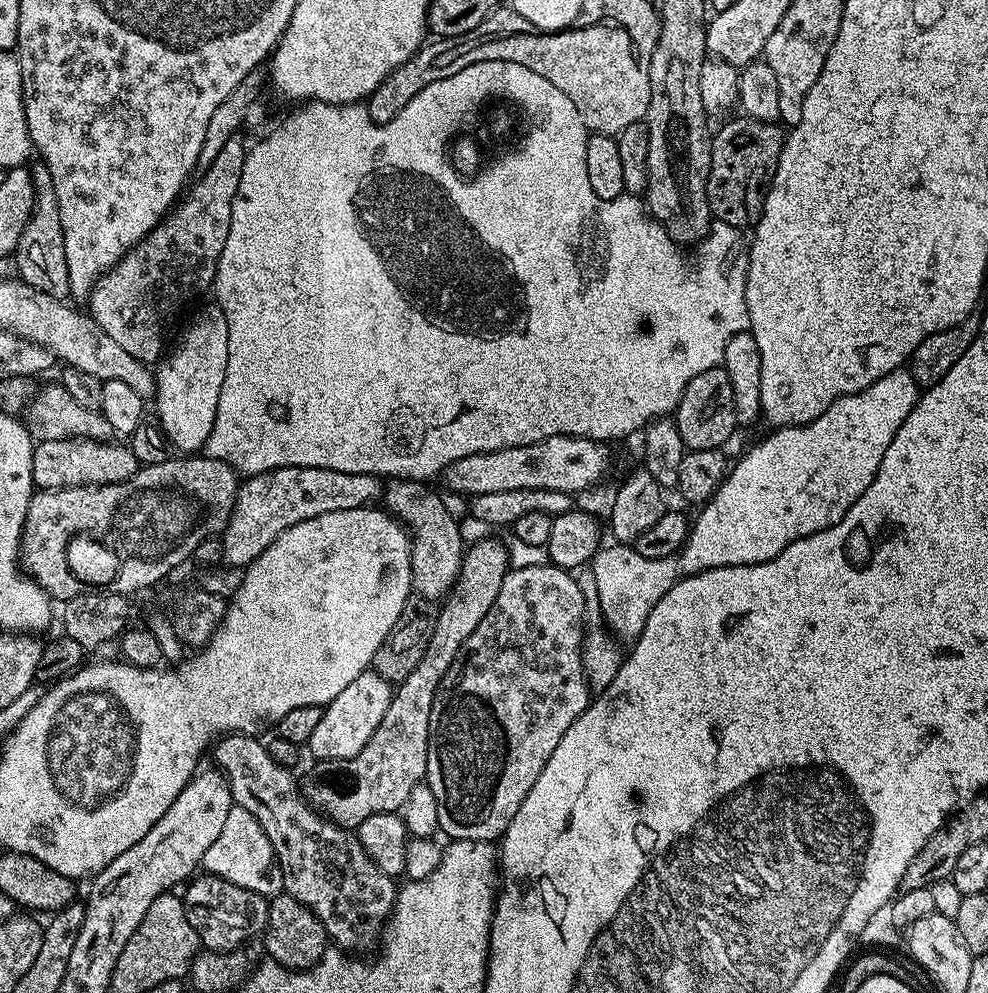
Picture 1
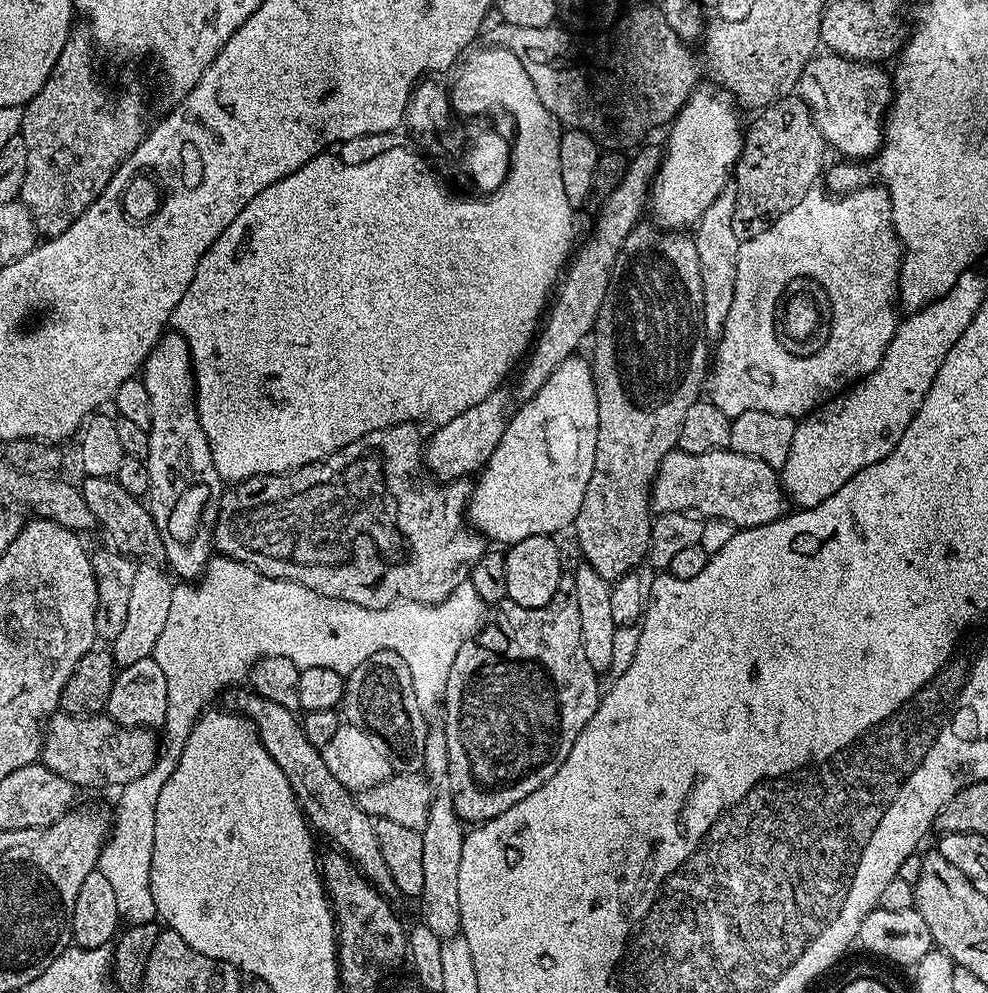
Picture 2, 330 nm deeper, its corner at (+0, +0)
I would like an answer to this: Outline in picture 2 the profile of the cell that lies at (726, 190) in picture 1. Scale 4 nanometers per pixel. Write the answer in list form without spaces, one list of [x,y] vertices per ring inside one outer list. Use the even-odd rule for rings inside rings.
[[[799,95],[783,96],[759,109],[756,121],[747,125],[744,150],[734,169],[734,234],[749,240],[766,230],[782,214],[790,214],[817,187],[816,179],[826,172],[824,159],[830,156],[822,130],[814,122],[806,102]]]

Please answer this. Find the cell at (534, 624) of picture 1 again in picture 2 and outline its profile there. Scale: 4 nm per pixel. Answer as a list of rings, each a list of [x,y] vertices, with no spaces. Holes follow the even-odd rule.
[[[565,574],[560,578],[560,589],[554,594],[554,598],[546,606],[541,608],[527,608],[518,606],[518,602],[513,600],[503,600],[495,605],[487,613],[482,627],[476,635],[460,647],[458,654],[454,658],[454,666],[450,666],[448,681],[444,687],[442,697],[442,713],[444,721],[442,727],[446,734],[446,746],[448,747],[448,773],[450,774],[450,790],[452,791],[452,801],[454,810],[460,815],[461,821],[483,822],[510,810],[514,802],[522,802],[538,786],[545,784],[548,779],[555,774],[558,766],[566,762],[566,754],[574,746],[577,736],[582,734],[586,722],[594,718],[601,711],[600,708],[600,680],[601,677],[590,666],[590,658],[586,658],[586,650],[582,648],[582,622],[578,618],[578,594],[574,590],[572,576]]]

